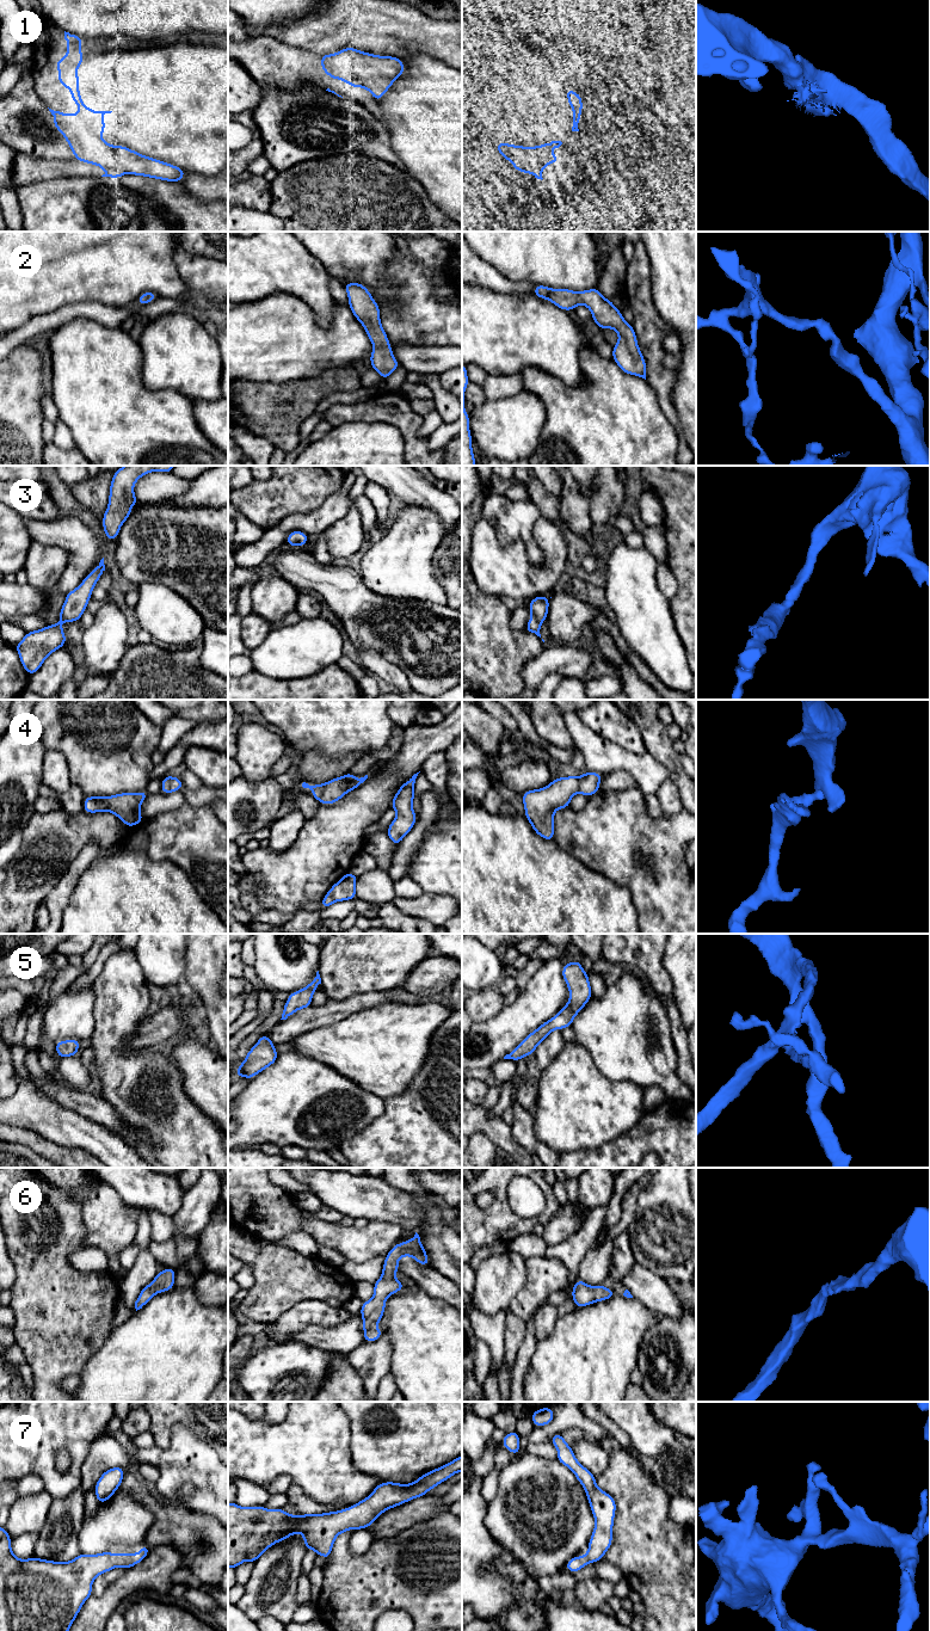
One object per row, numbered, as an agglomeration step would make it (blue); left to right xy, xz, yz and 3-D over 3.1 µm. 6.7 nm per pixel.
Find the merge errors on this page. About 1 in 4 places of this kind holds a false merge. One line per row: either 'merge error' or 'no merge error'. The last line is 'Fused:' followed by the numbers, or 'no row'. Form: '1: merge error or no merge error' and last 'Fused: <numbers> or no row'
1: no merge error
2: no merge error
3: no merge error
4: no merge error
5: no merge error
6: no merge error
7: no merge error
Fused: no row

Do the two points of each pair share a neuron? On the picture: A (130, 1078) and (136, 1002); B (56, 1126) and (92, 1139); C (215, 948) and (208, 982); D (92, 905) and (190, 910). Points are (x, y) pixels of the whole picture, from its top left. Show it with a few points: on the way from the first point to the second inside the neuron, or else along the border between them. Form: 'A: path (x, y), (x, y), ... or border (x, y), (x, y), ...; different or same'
A: path (115, 1059), (110, 1047), (111, 1031), (117, 1021); same
B: path (65, 1127), (84, 1133); same
C: path (209, 956), (208, 973); same
D: path (116, 910), (166, 910); same

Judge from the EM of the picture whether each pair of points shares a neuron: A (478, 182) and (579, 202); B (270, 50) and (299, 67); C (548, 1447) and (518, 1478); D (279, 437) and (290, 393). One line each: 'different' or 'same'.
A: same
B: same
C: different
D: same

